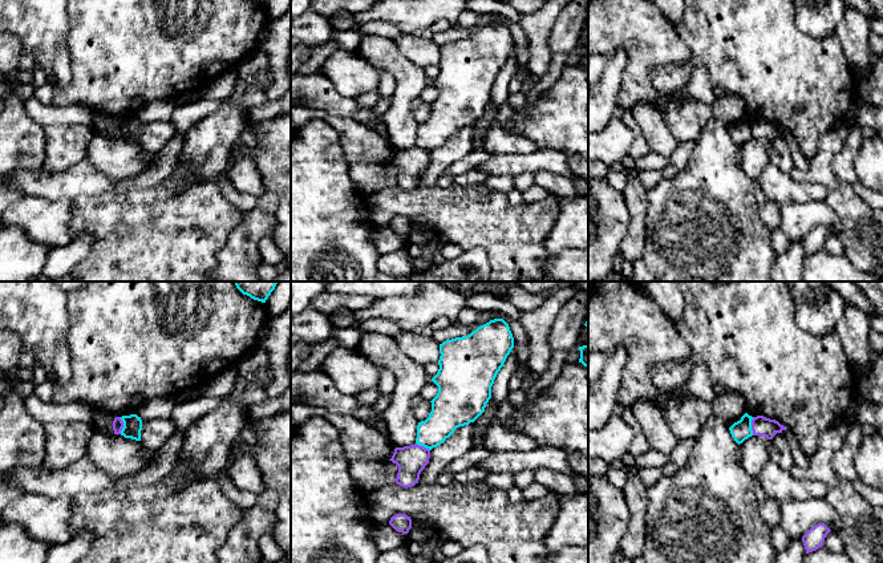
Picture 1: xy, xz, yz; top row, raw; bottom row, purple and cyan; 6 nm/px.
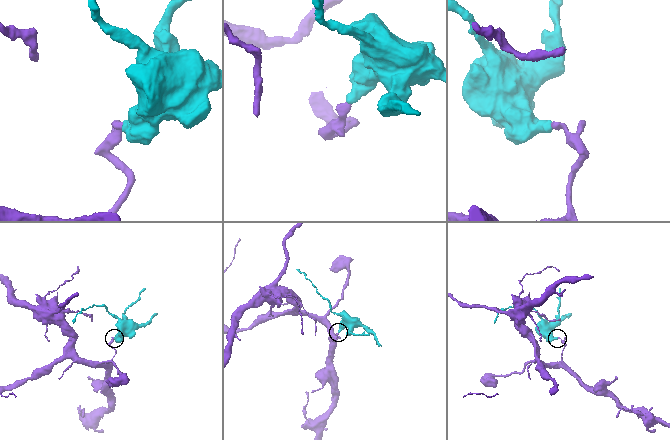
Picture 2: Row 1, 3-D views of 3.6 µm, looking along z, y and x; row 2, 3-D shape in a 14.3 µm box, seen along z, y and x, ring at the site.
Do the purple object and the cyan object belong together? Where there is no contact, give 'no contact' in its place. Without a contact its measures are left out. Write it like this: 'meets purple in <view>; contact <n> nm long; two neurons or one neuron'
meets purple in yz; contact 110 nm long; two neurons

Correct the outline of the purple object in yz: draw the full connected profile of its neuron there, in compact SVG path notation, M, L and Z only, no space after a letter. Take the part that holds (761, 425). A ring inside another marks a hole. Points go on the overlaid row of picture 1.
M757 416L752 420L753 436L763 436L767 440L771 440L777 433L782 433L786 429L787 428L781 425L778 421L763 416Z

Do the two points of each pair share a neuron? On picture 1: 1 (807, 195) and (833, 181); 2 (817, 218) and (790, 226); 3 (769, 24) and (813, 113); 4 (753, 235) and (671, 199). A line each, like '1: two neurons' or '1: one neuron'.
1: two neurons
2: one neuron
3: one neuron
4: one neuron

